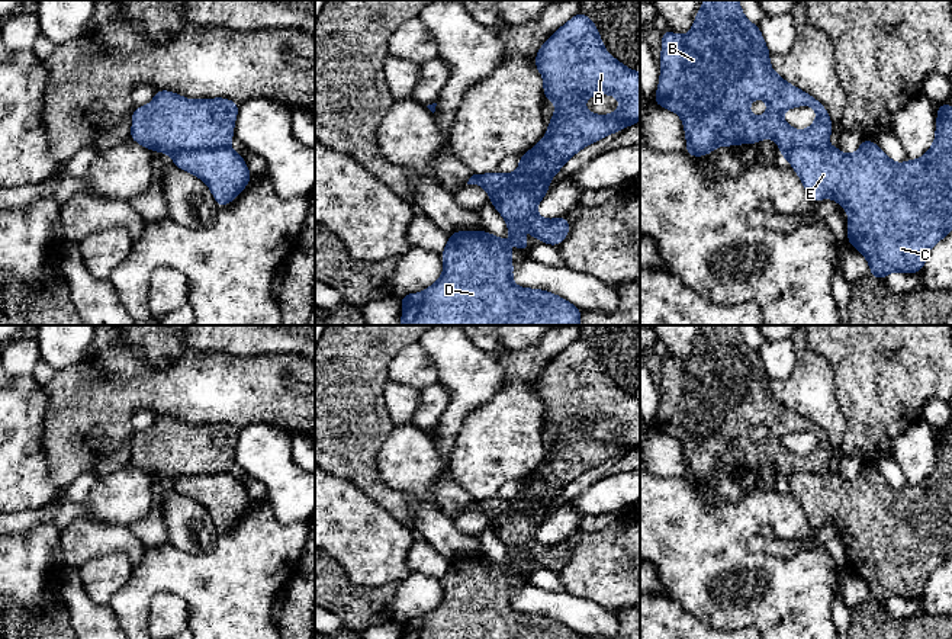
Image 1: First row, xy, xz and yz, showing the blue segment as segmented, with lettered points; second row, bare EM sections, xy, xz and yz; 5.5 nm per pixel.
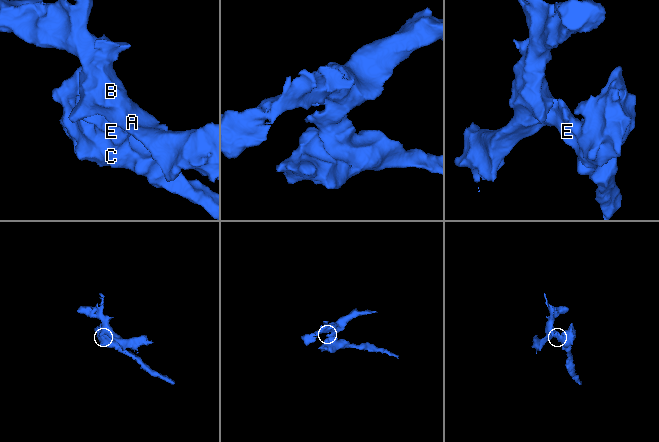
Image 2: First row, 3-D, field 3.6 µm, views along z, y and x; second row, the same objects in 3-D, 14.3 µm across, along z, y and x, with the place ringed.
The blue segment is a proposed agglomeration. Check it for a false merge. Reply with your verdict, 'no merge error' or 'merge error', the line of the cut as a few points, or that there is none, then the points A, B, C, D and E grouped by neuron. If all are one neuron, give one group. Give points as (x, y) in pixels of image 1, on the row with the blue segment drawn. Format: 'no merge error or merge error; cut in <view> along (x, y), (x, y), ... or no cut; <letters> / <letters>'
merge error; cut in xz along (540, 176), (531, 182), (505, 186), (492, 204); A B / C D E

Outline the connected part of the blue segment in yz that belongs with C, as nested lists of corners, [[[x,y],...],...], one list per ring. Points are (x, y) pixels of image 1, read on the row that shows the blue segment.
[[[951,100],[937,106],[937,121],[936,121],[936,134],[935,142],[930,150],[920,157],[919,160],[907,160],[903,164],[895,164],[877,144],[874,144],[869,138],[865,138],[852,155],[845,155],[837,147],[824,147],[824,148],[810,148],[810,147],[798,147],[791,150],[785,158],[792,166],[798,177],[801,179],[805,192],[811,203],[817,203],[823,198],[830,198],[837,200],[839,205],[849,212],[848,218],[848,243],[852,244],[869,263],[871,276],[877,280],[881,280],[887,274],[892,272],[903,273],[922,273],[923,264],[929,256],[930,248],[943,240],[952,231],[952,109]]]

